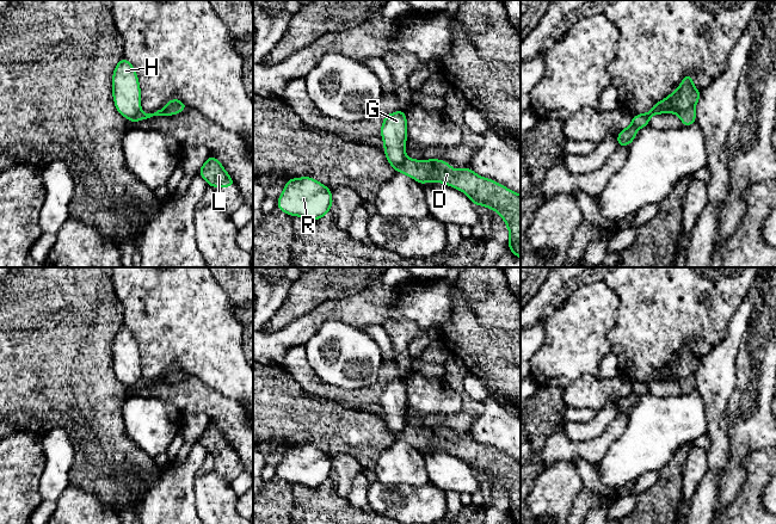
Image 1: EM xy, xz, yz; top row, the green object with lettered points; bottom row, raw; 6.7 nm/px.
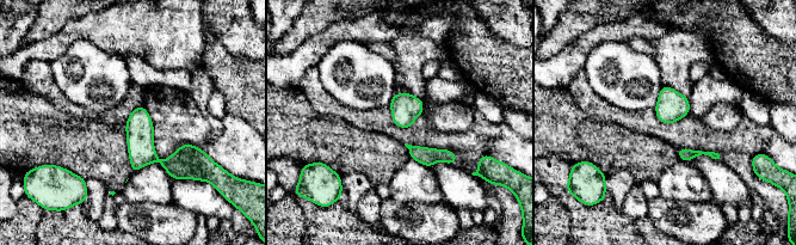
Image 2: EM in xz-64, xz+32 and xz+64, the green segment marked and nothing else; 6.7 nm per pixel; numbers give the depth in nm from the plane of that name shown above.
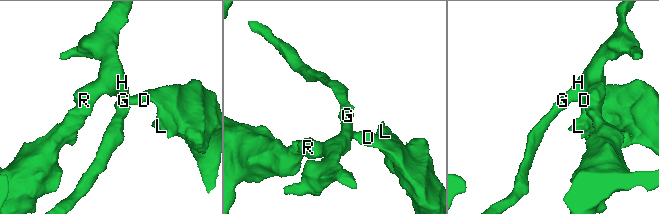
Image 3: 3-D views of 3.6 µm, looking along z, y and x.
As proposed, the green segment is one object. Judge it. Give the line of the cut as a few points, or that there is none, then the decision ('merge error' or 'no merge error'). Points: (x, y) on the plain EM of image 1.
cut in yz along (694, 374), (678, 382); merge error

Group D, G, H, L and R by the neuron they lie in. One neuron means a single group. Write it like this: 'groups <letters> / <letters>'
groups D L / G H R

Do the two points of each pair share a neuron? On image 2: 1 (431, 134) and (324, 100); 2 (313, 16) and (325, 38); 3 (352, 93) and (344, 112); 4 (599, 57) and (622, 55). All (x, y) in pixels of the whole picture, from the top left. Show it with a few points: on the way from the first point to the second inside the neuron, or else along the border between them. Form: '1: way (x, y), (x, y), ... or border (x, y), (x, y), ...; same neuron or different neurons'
1: way (405, 134), (380, 121), (350, 115); same neuron
2: border (347, 20), (332, 23), (297, 47); different neurons
3: border (325, 89), (349, 106), (374, 110); different neurons
4: way (605, 56), (616, 56); same neuron

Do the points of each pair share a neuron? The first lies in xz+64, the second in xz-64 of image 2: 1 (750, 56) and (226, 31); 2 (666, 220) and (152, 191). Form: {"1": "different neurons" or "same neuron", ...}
{"1": "different neurons", "2": "different neurons"}

